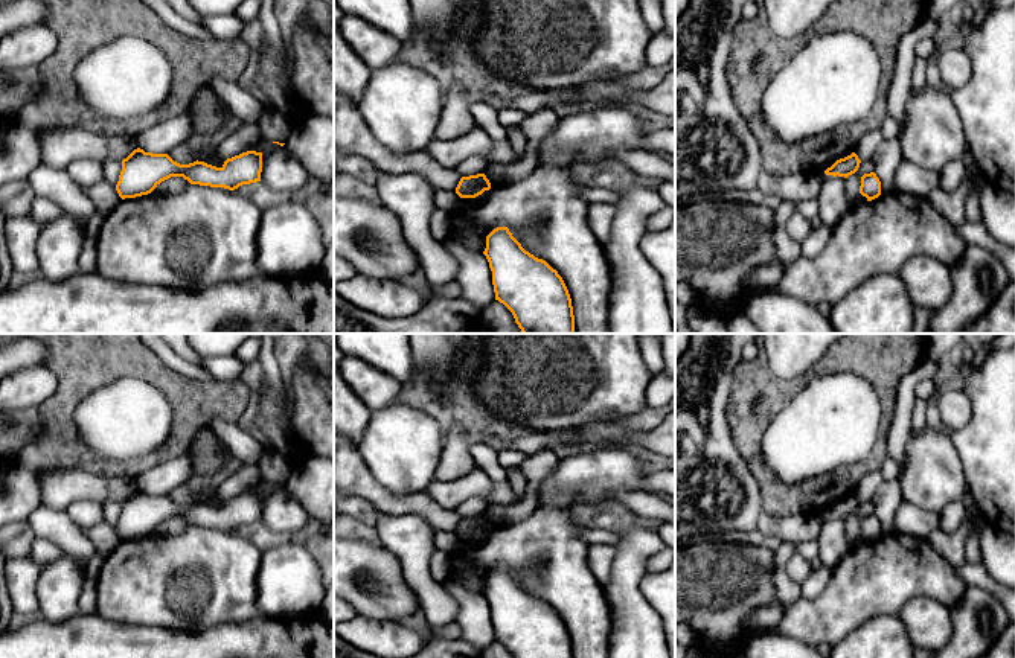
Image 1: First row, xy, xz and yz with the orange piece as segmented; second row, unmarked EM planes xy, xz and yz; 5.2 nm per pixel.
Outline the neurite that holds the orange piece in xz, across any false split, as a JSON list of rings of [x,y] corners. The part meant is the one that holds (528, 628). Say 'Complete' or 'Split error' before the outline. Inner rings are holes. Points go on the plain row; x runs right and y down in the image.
Complete. [[[508,568],[486,577],[495,641],[514,658],[575,658],[568,631],[546,602],[526,593]]]

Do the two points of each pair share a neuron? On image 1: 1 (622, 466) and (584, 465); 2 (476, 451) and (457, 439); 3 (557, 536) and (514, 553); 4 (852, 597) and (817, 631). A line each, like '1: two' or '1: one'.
1: one
2: two
3: one
4: one

